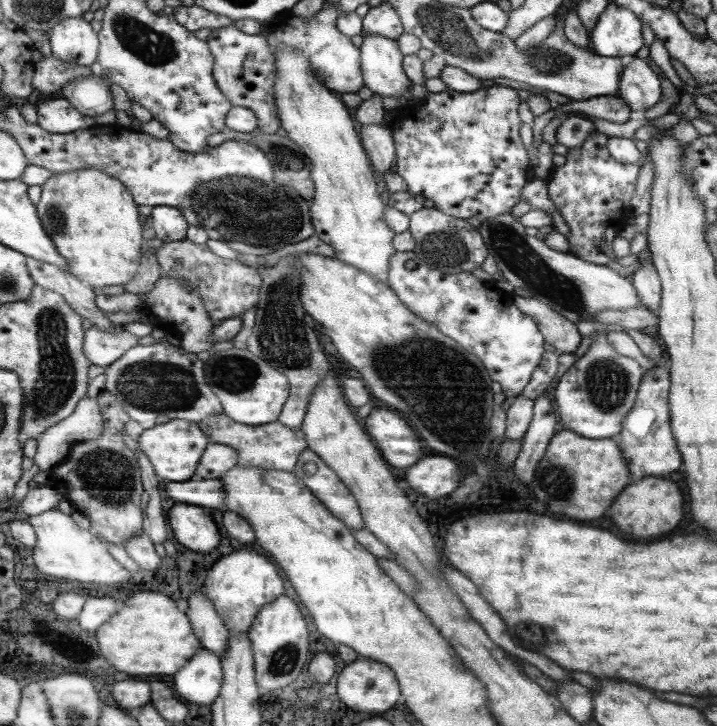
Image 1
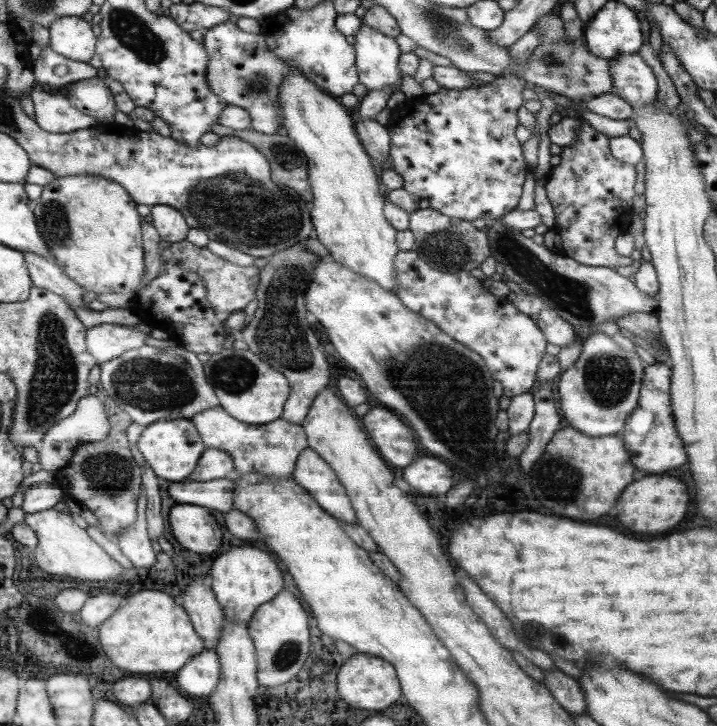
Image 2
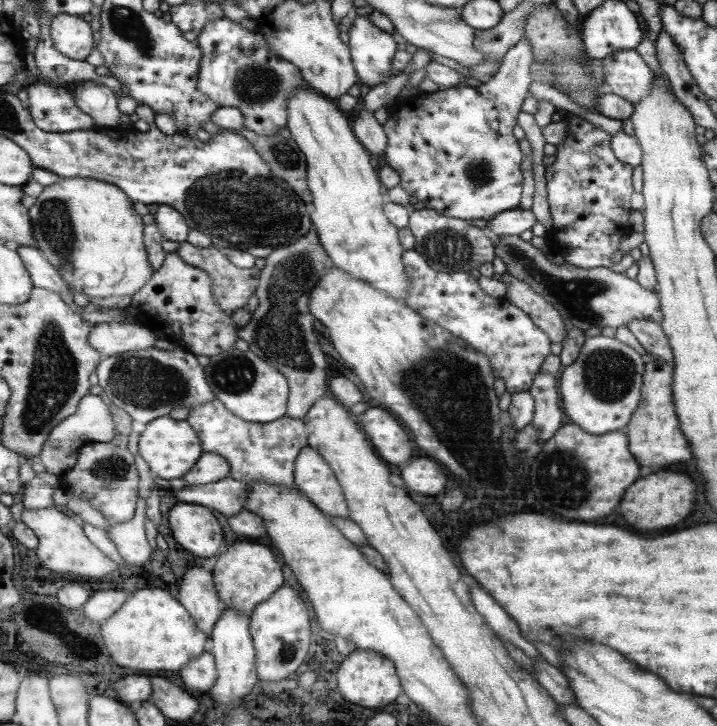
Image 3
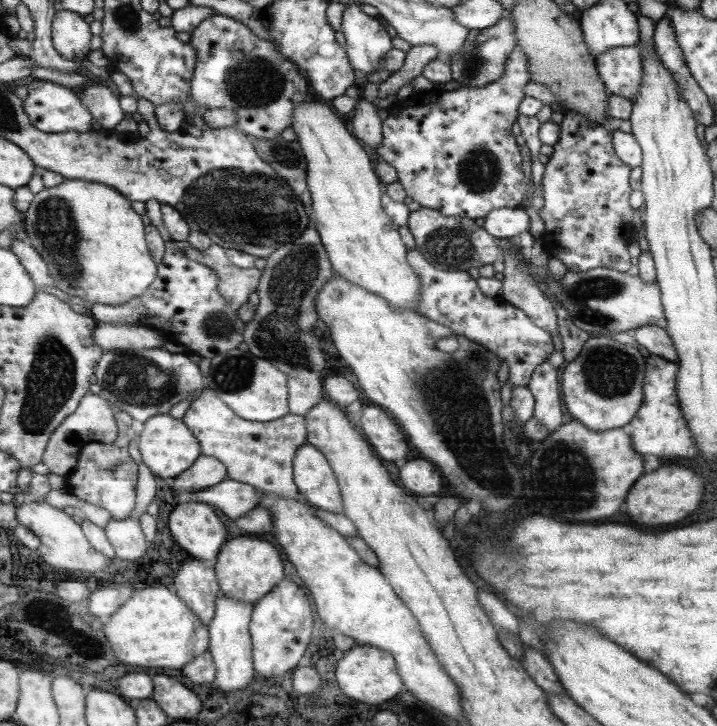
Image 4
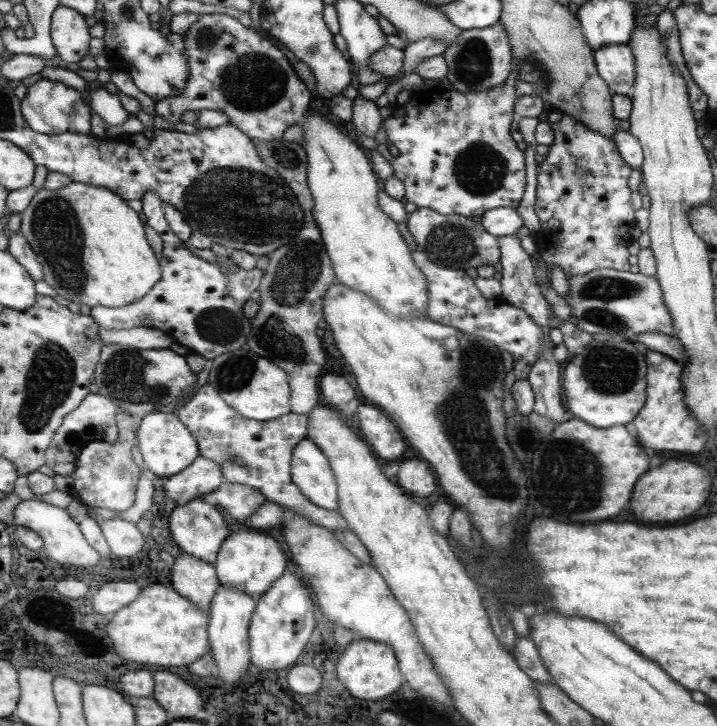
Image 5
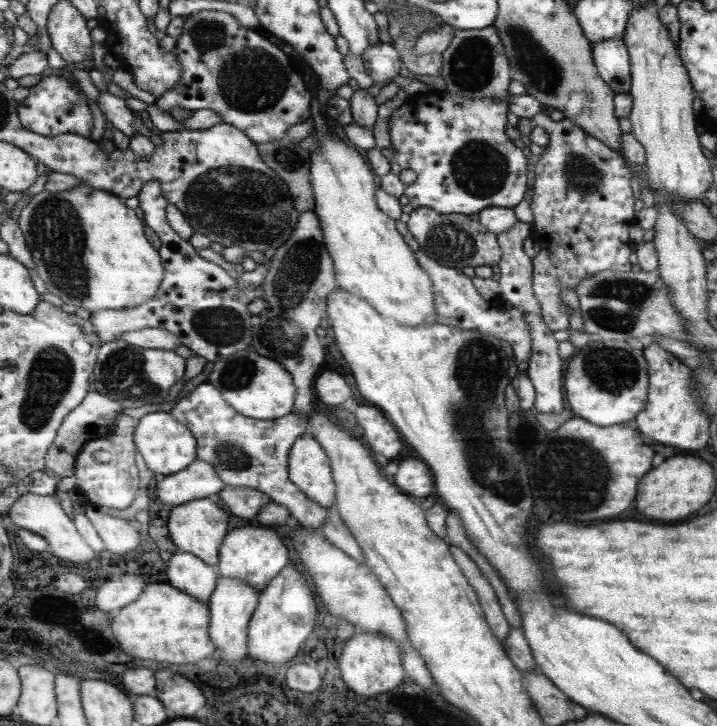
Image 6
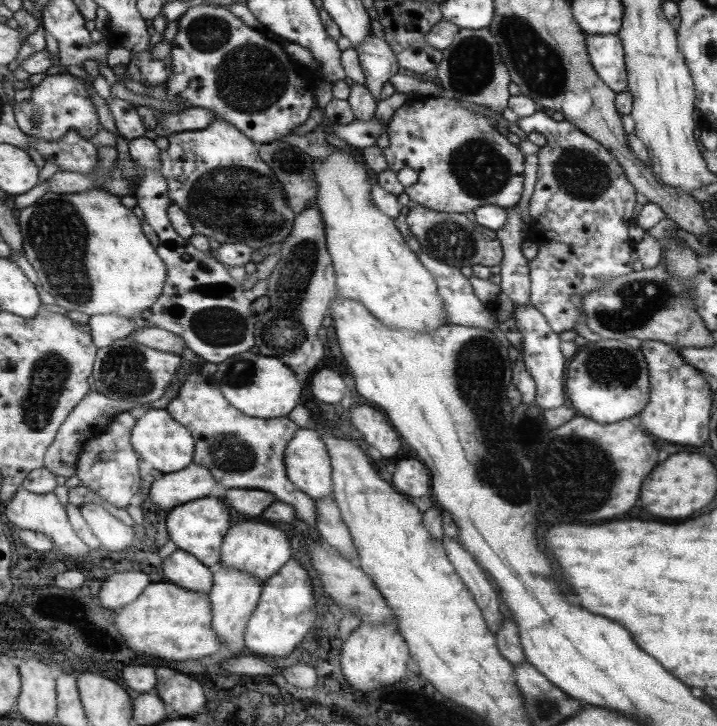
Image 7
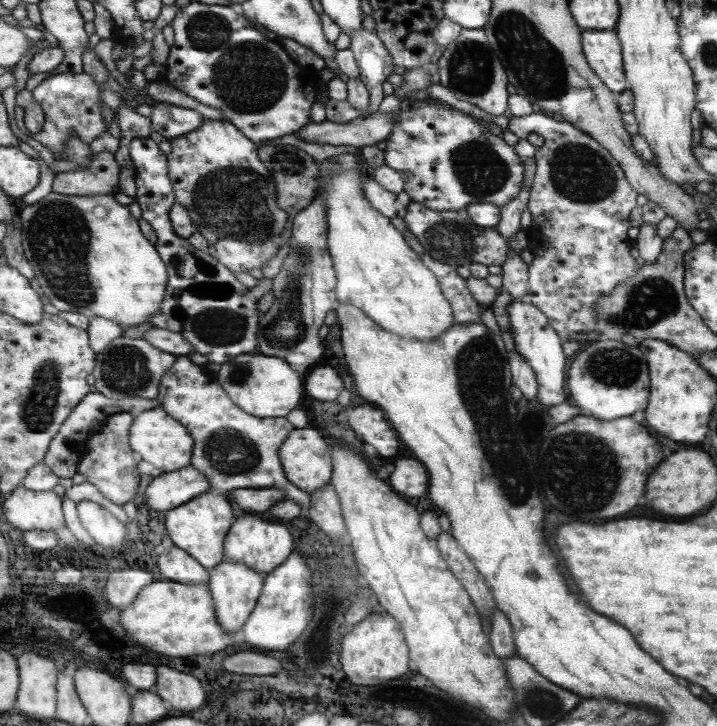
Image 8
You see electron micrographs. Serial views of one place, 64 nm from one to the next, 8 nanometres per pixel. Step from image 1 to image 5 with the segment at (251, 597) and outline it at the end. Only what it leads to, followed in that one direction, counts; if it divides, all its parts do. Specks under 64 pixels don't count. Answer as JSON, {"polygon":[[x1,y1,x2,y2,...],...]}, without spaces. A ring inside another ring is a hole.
{"polygon":[[251,529,239,530,229,534,217,553,217,562,213,568,220,586,231,586,235,590,243,590,253,599,259,600,261,594,267,592,269,586,285,571,285,558,275,540,261,532,251,532]]}

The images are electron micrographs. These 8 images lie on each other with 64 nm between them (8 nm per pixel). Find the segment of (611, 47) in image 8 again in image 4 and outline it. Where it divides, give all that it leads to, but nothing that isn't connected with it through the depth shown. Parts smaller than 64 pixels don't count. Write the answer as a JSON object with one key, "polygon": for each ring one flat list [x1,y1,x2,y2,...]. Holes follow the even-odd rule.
{"polygon":[[636,46,607,50,595,58,596,70,608,94,635,100,643,80,643,59]]}

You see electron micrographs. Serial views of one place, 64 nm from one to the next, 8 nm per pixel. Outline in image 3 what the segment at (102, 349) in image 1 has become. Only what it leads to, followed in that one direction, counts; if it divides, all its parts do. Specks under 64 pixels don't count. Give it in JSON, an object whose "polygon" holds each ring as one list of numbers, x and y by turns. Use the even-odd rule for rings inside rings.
{"polygon":[[101,322,93,325,88,336,101,358,125,352,140,353,153,347,157,336,136,323]]}

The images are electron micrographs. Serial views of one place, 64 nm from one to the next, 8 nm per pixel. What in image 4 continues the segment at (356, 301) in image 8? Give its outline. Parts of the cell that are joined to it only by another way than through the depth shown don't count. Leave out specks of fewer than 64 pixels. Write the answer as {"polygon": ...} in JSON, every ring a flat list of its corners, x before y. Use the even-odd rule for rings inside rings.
{"polygon":[[315,100,297,103,290,128,308,160,312,200,308,222,319,232,333,270,353,285,380,295,393,310,395,307,417,310,421,298,420,276,408,266,408,247,400,238,399,227,385,214,379,194,381,182,373,172,370,156,355,136,347,132,335,111]]}

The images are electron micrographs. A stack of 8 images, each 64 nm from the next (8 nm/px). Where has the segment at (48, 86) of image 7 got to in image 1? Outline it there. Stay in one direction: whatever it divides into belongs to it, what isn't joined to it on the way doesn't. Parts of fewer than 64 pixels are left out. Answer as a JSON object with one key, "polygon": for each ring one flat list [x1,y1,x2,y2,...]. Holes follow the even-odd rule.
{"polygon":[[39,96,33,101,37,109,39,126,51,134,68,134,93,126,93,117,81,114,68,99,61,100,61,96]]}

